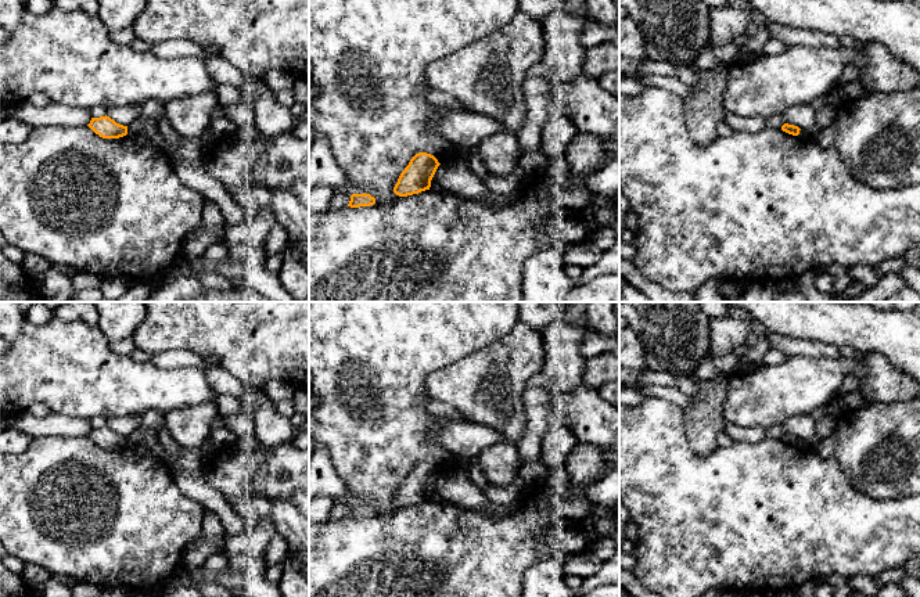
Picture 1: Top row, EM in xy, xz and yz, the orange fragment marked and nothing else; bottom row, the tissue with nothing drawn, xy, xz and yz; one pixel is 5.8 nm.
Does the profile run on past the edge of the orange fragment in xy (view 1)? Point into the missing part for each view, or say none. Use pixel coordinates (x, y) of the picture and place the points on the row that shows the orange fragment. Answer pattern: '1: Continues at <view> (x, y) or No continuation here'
1: No continuation here

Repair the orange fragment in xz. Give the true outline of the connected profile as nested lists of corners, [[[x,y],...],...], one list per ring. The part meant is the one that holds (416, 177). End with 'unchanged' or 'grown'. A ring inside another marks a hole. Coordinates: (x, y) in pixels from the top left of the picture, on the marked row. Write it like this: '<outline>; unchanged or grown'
[[[416,154],[400,173],[393,193],[399,197],[407,197],[430,190],[431,180],[439,165],[438,159],[431,154]]]; unchanged

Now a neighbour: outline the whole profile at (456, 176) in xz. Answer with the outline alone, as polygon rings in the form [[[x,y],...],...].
[[[466,161],[441,163],[434,175],[443,191],[475,199],[493,208],[514,204],[520,193],[495,194],[488,190],[482,179],[475,176]]]

